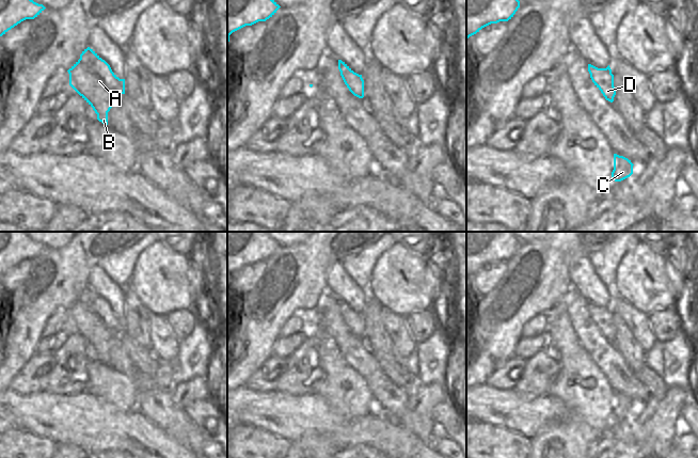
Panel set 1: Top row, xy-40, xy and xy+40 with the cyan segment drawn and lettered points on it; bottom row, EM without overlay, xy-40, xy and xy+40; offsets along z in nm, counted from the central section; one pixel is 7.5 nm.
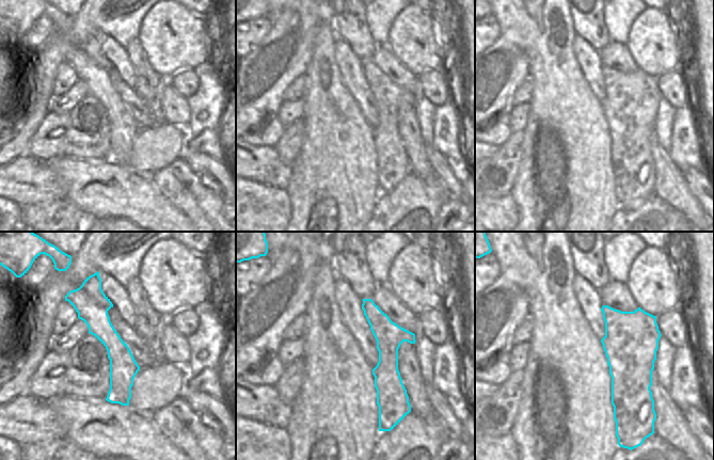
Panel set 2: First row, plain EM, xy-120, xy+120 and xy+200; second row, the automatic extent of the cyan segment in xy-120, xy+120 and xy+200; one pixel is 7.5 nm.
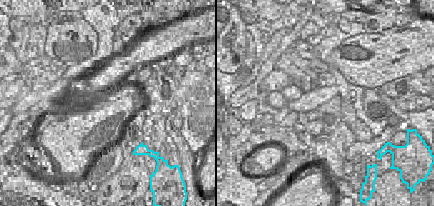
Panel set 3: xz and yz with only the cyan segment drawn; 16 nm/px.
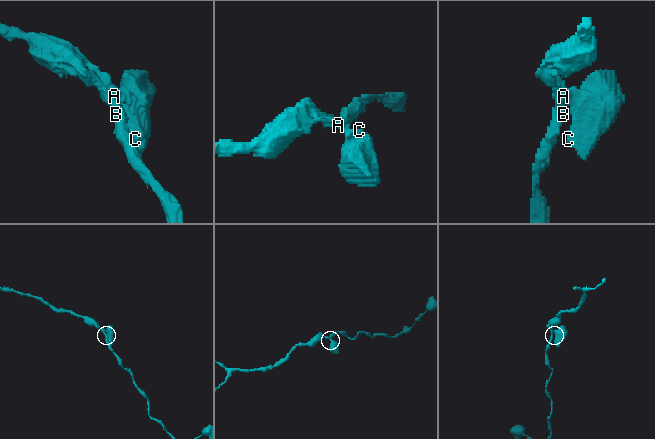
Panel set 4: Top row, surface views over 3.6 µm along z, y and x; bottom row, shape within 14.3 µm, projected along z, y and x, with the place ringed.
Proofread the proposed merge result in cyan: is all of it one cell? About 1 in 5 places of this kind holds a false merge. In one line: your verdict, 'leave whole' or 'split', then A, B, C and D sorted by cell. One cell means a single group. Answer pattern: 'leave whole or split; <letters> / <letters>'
leave whole; A B C D

